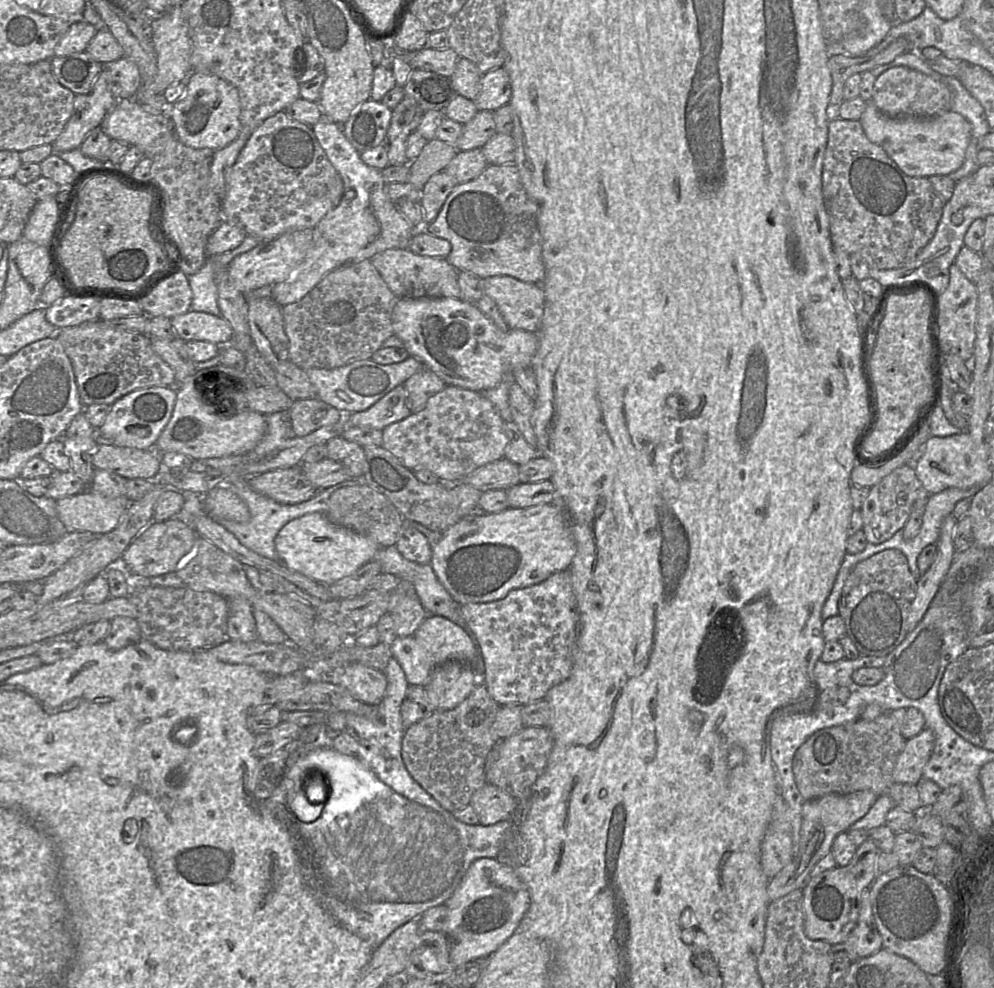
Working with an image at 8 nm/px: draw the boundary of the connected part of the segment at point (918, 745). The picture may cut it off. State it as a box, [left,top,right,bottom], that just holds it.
[893,728,935,784]

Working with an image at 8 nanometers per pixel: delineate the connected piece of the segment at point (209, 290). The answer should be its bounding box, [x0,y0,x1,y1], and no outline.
[188,236,259,316]

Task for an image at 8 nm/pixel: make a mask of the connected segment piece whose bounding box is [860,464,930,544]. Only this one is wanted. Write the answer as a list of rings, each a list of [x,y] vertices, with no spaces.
[[[907,464],[893,470],[878,484],[870,488],[870,492],[860,509],[867,542],[880,544],[893,537],[907,523],[915,510],[916,503],[921,499],[928,499],[930,495],[918,479],[912,466]]]

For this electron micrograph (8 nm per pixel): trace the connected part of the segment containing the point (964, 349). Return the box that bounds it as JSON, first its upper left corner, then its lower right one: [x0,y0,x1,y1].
[936,263,978,363]

